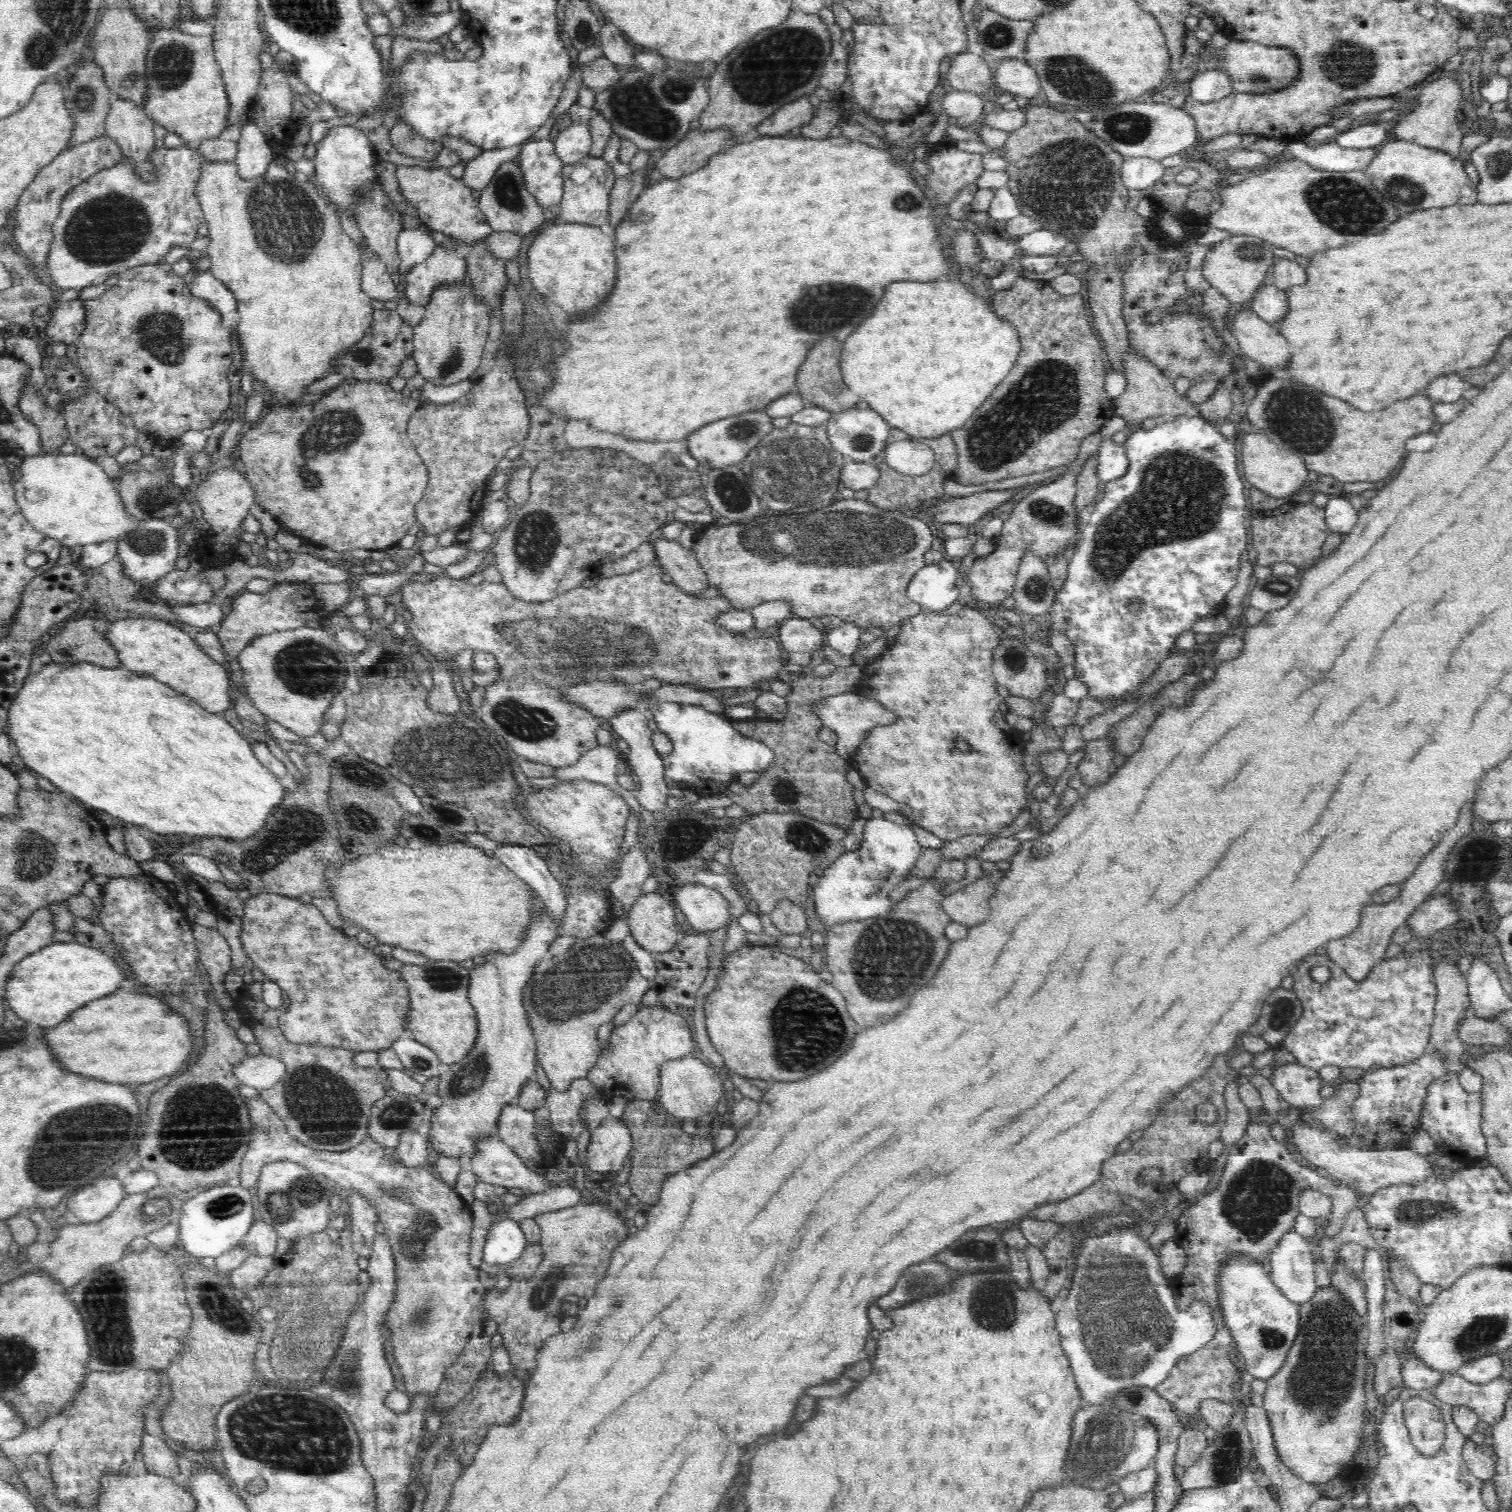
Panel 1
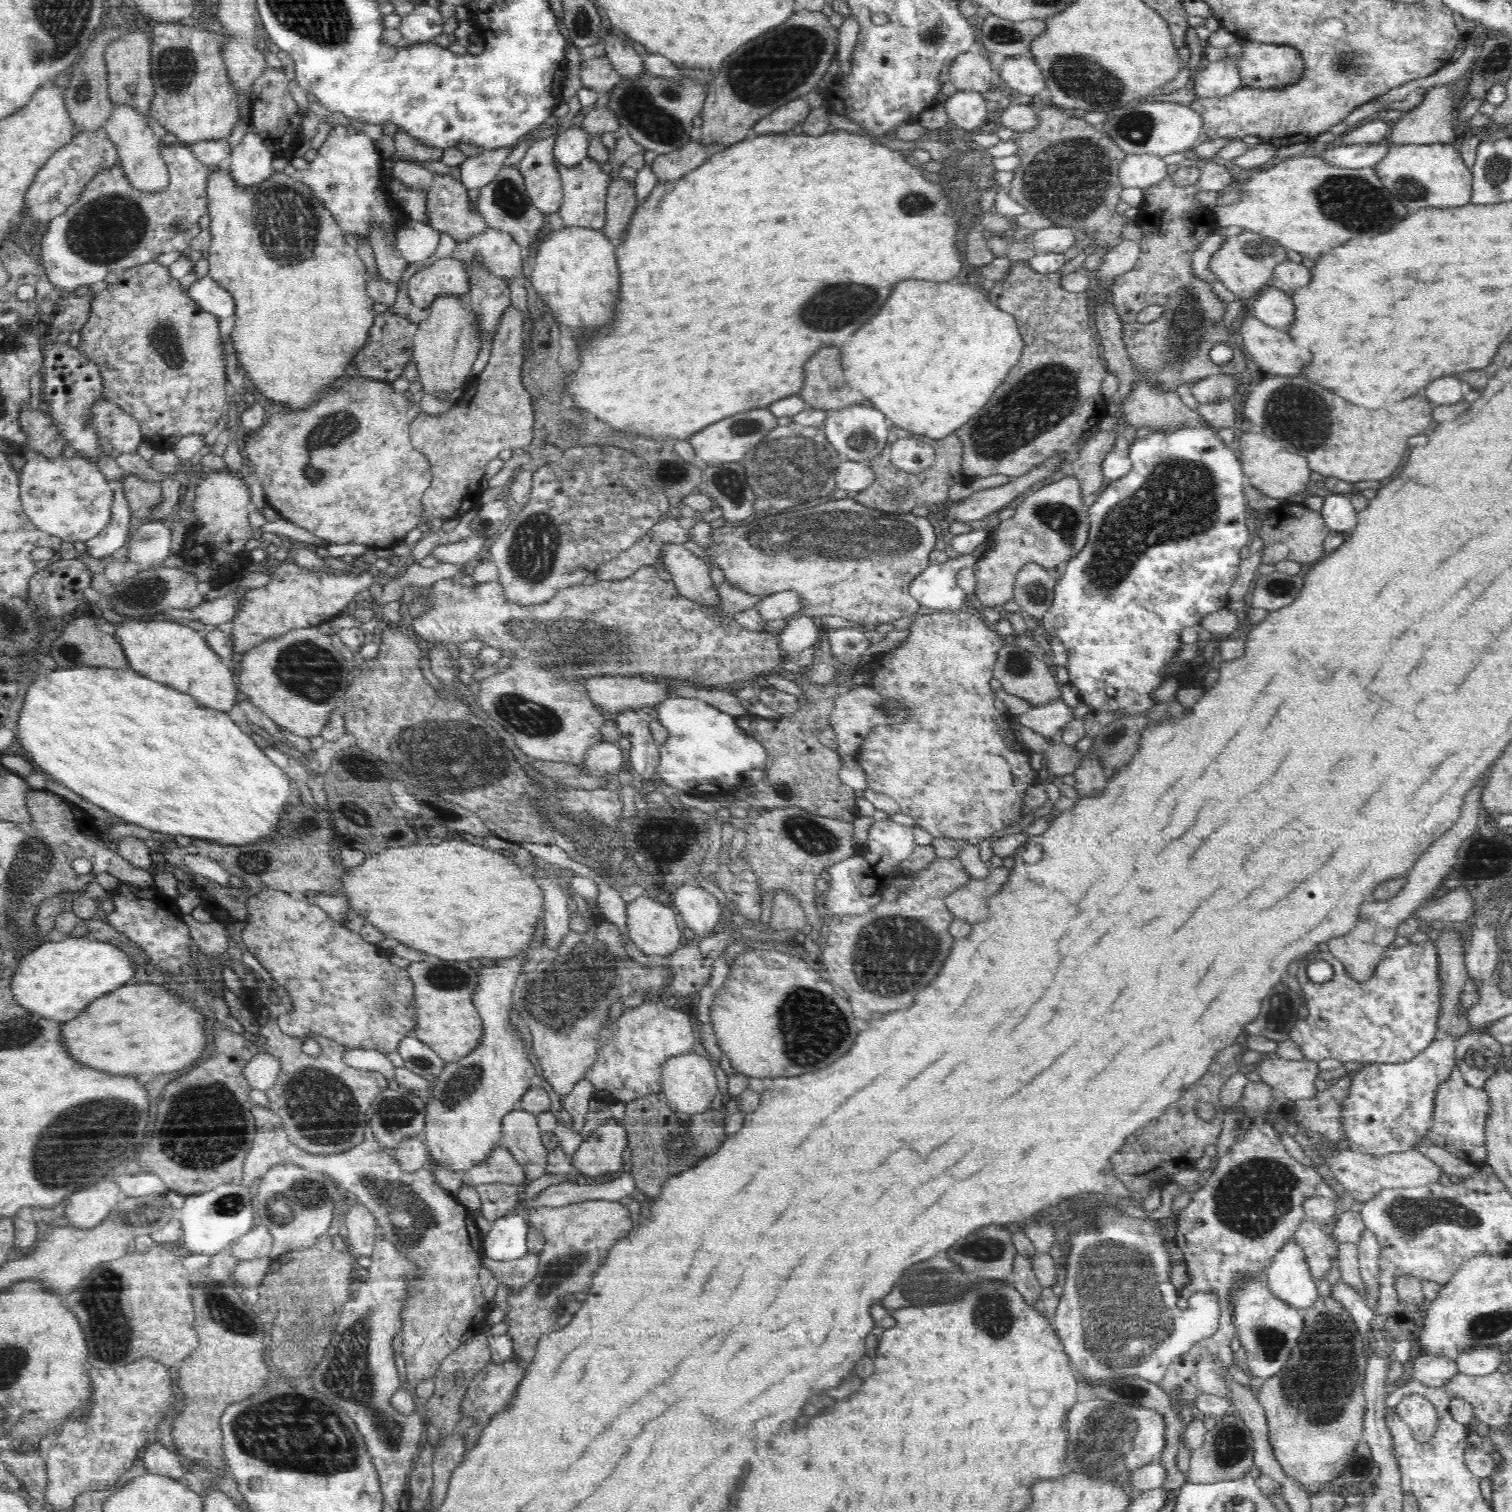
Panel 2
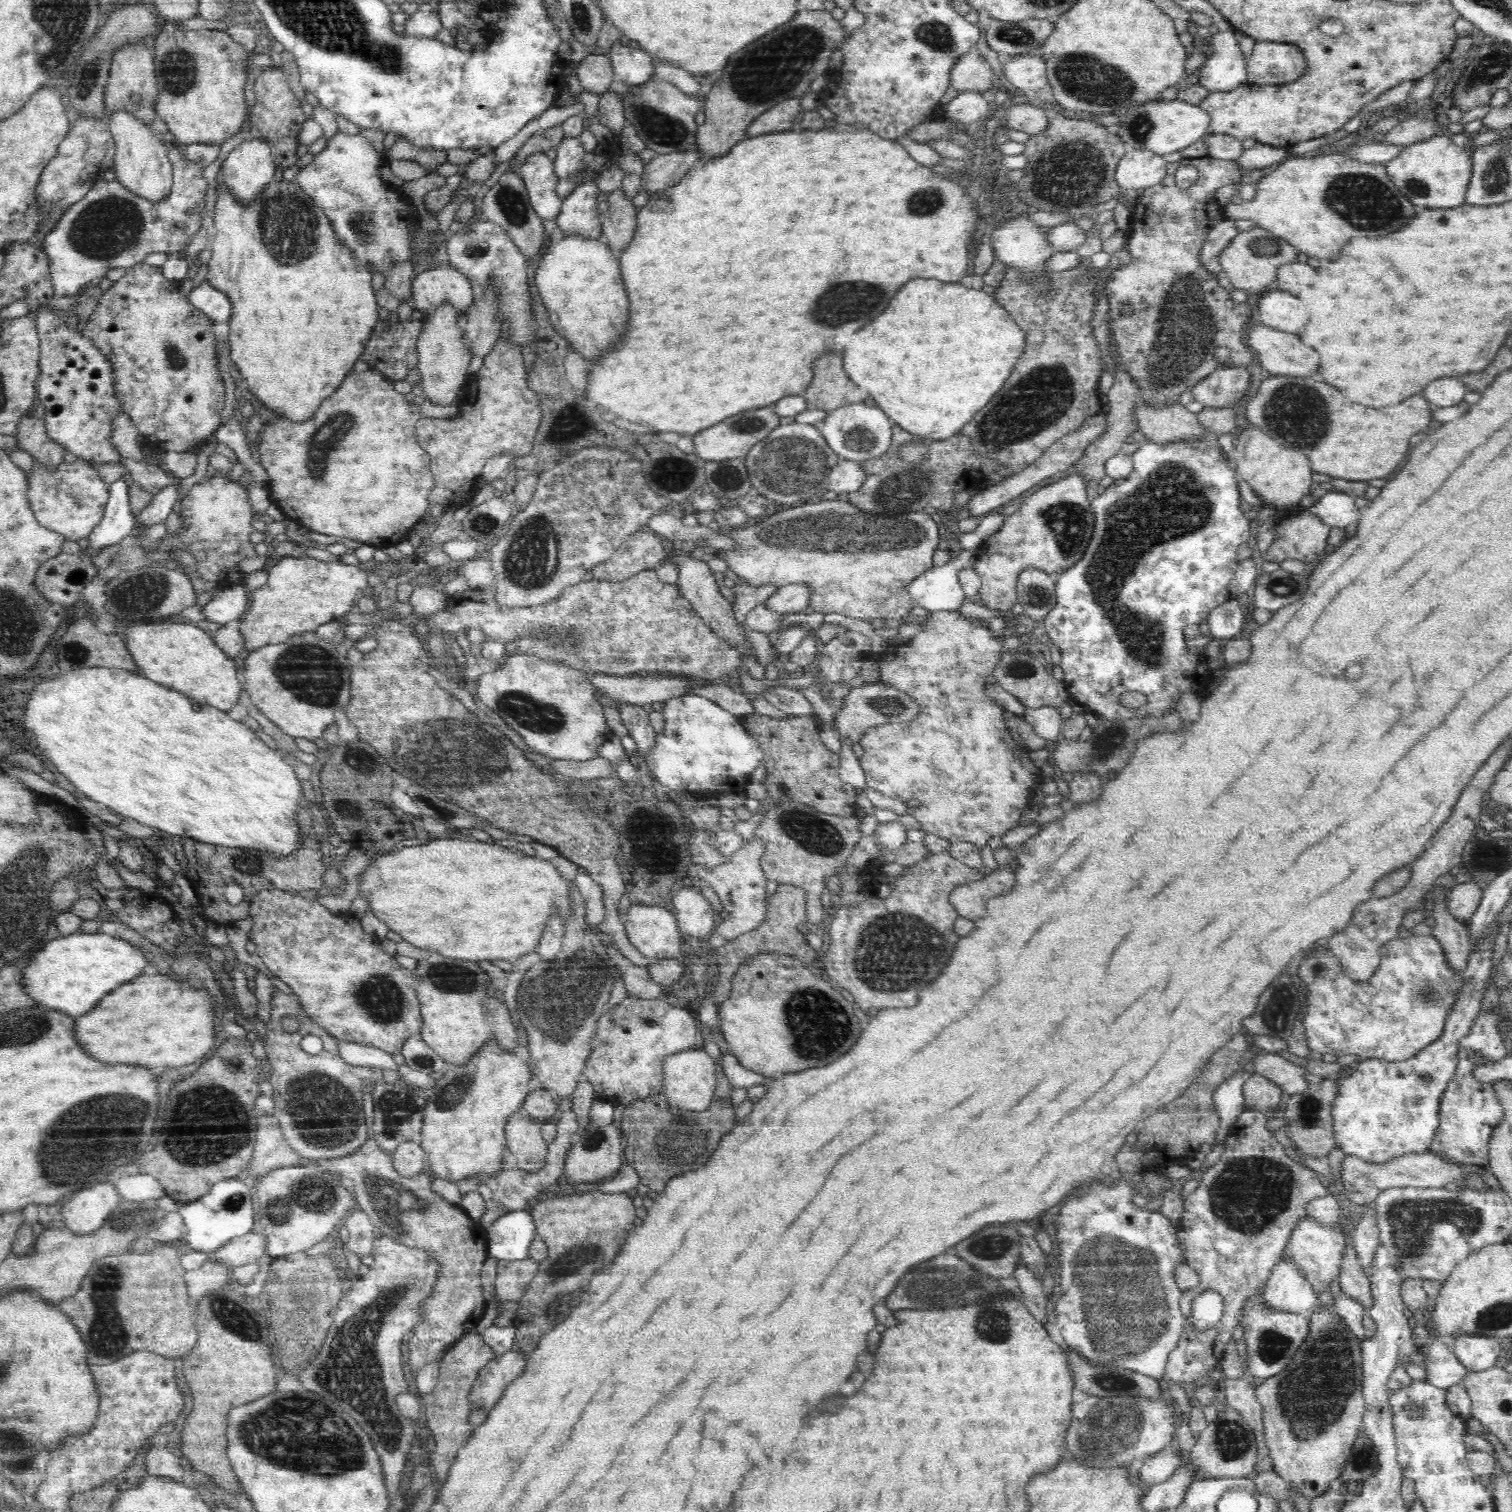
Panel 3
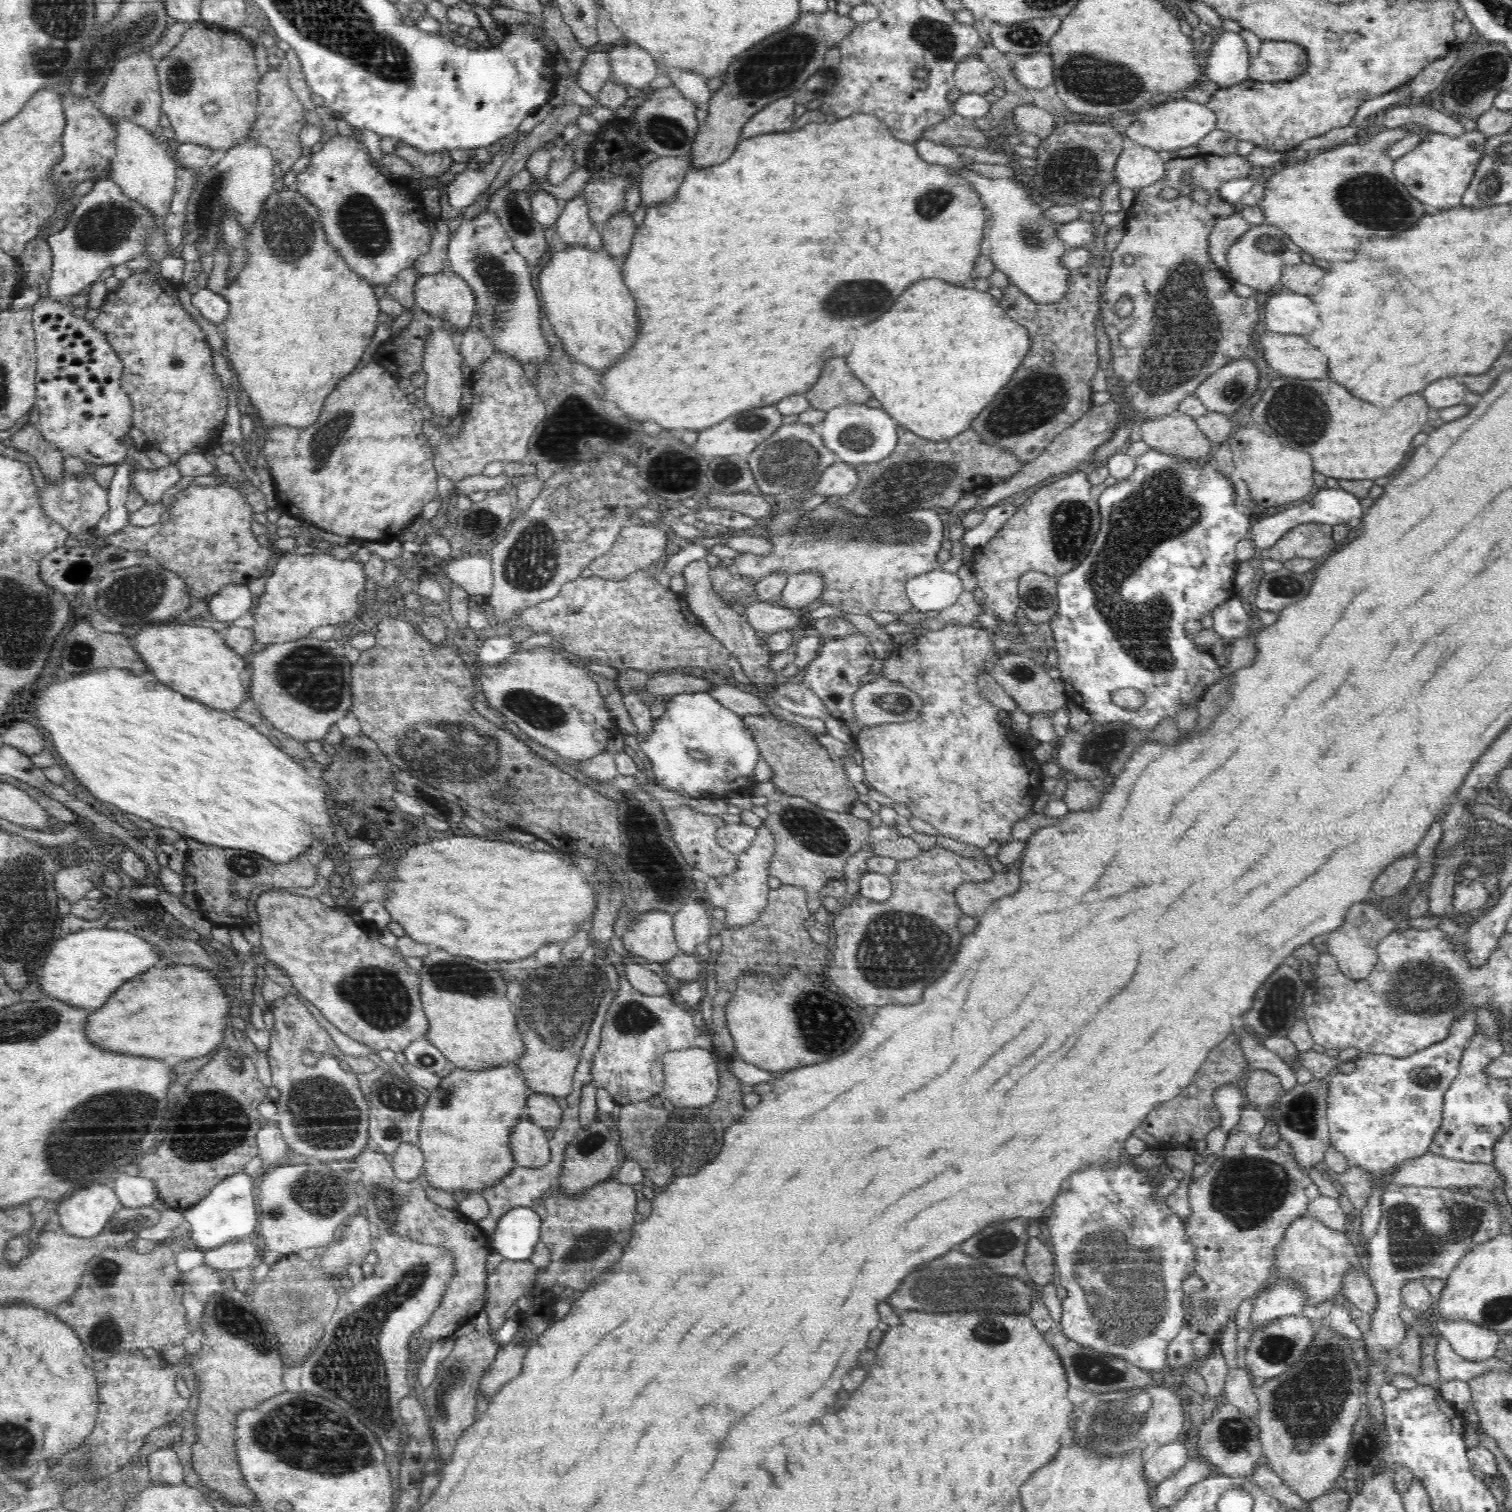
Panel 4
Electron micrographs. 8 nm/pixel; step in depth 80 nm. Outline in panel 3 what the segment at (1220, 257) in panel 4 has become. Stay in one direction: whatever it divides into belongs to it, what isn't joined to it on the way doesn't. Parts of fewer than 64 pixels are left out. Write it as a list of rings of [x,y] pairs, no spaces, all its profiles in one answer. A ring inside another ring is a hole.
[[[1224,219],[1216,224],[1214,228],[1211,228],[1207,239],[1202,245],[1202,252],[1200,252],[1200,265],[1202,265],[1202,268],[1212,272],[1214,277],[1218,277],[1218,285],[1228,293],[1232,293],[1235,289],[1227,278],[1226,272],[1222,269],[1218,258],[1220,258],[1224,248],[1228,246],[1231,238],[1238,234],[1234,225],[1235,221]]]

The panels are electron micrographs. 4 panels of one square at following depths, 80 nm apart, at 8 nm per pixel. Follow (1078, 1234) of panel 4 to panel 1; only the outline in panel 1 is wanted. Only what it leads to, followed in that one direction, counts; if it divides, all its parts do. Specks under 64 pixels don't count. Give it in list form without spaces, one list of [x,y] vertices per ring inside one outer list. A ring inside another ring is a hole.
[[[1116,1228],[1106,1236],[1086,1240],[1074,1272],[1070,1294],[1055,1309],[1056,1328],[1061,1336],[1060,1346],[1070,1358],[1081,1398],[1088,1404],[1114,1404],[1116,1394],[1127,1387],[1155,1388],[1166,1380],[1178,1360],[1203,1348],[1215,1335],[1216,1327],[1208,1304],[1198,1300],[1186,1310],[1179,1309],[1168,1286],[1172,1280],[1166,1280],[1160,1270],[1158,1256],[1132,1230]]]

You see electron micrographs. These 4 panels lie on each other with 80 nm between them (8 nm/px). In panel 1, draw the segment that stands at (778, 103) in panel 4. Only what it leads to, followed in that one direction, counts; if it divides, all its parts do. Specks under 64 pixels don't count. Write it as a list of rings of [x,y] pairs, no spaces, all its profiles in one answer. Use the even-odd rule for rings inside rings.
[[[808,96],[800,97],[779,108],[771,117],[758,124],[755,130],[762,136],[787,135],[792,128],[802,128],[808,124],[814,116],[814,110]]]

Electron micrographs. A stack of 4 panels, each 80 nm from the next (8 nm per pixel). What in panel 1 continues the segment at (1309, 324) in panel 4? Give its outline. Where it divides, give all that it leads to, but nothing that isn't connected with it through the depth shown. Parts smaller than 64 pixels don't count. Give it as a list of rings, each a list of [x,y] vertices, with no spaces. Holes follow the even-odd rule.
[[[1273,285],[1260,286],[1247,306],[1260,316],[1261,320],[1270,324],[1276,324],[1276,320],[1282,320],[1288,312],[1286,292]]]

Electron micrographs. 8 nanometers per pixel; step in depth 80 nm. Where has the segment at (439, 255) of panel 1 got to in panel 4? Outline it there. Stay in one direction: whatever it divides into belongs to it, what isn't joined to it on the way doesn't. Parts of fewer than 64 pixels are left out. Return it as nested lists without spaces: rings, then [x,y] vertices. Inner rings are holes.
[[[449,269],[437,274],[430,274],[430,276],[419,276],[414,288],[414,295],[416,308],[441,319],[442,323],[446,323],[450,327],[453,334],[459,336],[473,325],[476,309],[472,288]]]

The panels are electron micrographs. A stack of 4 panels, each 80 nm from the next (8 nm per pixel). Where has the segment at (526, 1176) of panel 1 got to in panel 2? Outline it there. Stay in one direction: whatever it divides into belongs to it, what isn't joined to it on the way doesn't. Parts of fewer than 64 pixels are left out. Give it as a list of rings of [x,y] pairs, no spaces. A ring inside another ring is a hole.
[[[498,1145],[486,1160],[471,1166],[464,1174],[462,1184],[468,1183],[475,1187],[479,1184],[523,1184],[526,1185],[530,1180],[526,1180],[524,1169],[520,1167],[512,1153],[505,1147]]]

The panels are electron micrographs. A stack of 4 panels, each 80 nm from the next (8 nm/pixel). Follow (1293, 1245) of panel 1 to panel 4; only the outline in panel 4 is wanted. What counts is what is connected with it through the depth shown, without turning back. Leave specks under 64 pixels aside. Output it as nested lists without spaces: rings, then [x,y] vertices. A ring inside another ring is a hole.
[[[1278,1283],[1268,1292],[1261,1292],[1253,1299],[1249,1321],[1251,1330],[1263,1327],[1285,1316],[1300,1315],[1304,1308],[1303,1293],[1292,1283]]]

